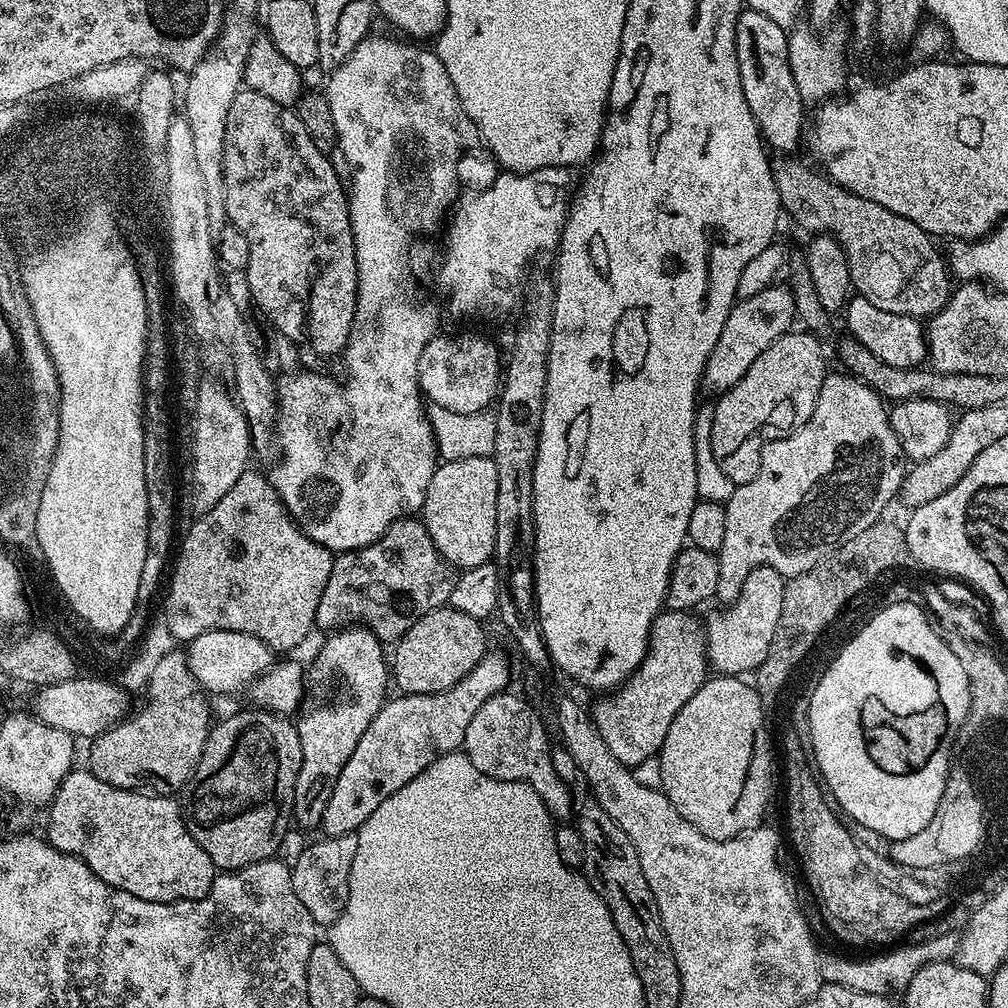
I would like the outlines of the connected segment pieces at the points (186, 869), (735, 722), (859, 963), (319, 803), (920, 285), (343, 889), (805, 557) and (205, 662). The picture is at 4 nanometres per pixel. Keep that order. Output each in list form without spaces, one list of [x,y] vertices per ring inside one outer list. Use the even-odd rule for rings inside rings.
[[[73,770],[60,783],[60,789],[56,792],[56,797],[47,809],[48,832],[46,831],[46,839],[49,844],[54,845],[58,850],[62,850],[71,856],[79,856],[83,864],[90,866],[92,873],[98,878],[102,878],[102,882],[126,890],[126,894],[134,894],[134,898],[142,898],[146,902],[162,902],[163,904],[172,904],[176,900],[201,900],[208,893],[213,882],[216,881],[218,870],[214,866],[214,862],[210,862],[210,854],[206,854],[206,850],[202,850],[202,846],[198,846],[198,842],[194,842],[190,830],[186,830],[181,805],[177,801],[175,804],[172,799],[173,797],[168,794],[153,794],[147,790],[110,786],[110,782],[102,782],[102,778],[98,778],[93,772]]]
[[[723,674],[705,680],[698,694],[674,714],[674,722],[670,722],[670,730],[666,730],[666,738],[658,753],[662,766],[660,788],[664,797],[678,814],[682,814],[682,818],[686,818],[686,822],[690,822],[690,826],[702,830],[706,838],[729,840],[752,828],[759,828],[763,821],[760,819],[770,806],[768,782],[774,778],[774,753],[769,749],[770,738],[761,724],[760,709],[764,703],[755,687],[746,681],[739,676]]]
[[[950,932],[942,934],[942,938],[930,938],[921,944],[904,943],[881,951],[884,952],[881,956],[868,956],[865,960],[851,960],[848,956],[821,955],[820,979],[824,984],[846,986],[846,990],[858,990],[862,994],[891,997],[893,994],[903,993],[908,983],[914,978],[914,974],[922,966],[939,960],[952,960],[958,947],[957,937]],[[900,946],[901,948],[896,948]]]
[[[349,626],[331,633],[327,639],[316,656],[316,676],[336,683],[336,697],[329,704],[305,707],[299,713],[300,720],[295,721],[302,742],[302,766],[294,786],[292,814],[295,823],[304,830],[320,828],[326,802],[330,802],[330,794],[334,794],[334,782],[338,782],[342,766],[350,762],[358,738],[366,734],[366,726],[374,722],[374,714],[383,706],[389,695],[388,684],[390,688],[390,664],[386,652],[384,656],[385,645],[370,629]]]
[[[780,154],[772,160],[772,177],[783,211],[789,212],[808,234],[827,234],[840,243],[850,266],[853,289],[866,302],[878,306],[878,310],[890,310],[890,314],[937,316],[950,295],[950,268],[945,257],[936,253],[933,237],[914,222],[886,210],[886,206],[878,206],[878,202],[862,198],[792,159],[796,158]]]
[[[347,832],[319,839],[313,839],[308,848],[302,850],[302,858],[291,865],[292,881],[294,894],[298,894],[298,902],[306,906],[310,918],[314,918],[317,926],[330,926],[340,917],[348,901],[350,866],[354,866],[354,854],[358,854],[358,838],[356,832]]]
[[[843,374],[844,376],[825,375],[822,382],[822,390],[818,390],[818,402],[814,406],[814,410],[810,414],[810,418],[797,428],[791,436],[782,440],[769,440],[765,443],[764,449],[760,451],[760,465],[758,466],[758,474],[749,484],[737,484],[733,487],[732,496],[724,504],[726,510],[726,539],[722,541],[722,546],[718,553],[720,565],[718,566],[718,590],[715,594],[717,601],[721,605],[727,606],[732,604],[742,590],[742,582],[746,582],[746,578],[750,574],[750,570],[754,570],[758,566],[770,566],[774,570],[778,570],[786,578],[791,578],[802,574],[806,570],[810,570],[813,564],[817,564],[819,560],[829,556],[831,552],[845,544],[850,538],[854,538],[858,534],[862,534],[862,530],[866,530],[870,526],[874,526],[881,519],[880,516],[888,508],[888,503],[892,499],[897,499],[898,493],[904,487],[904,478],[906,475],[906,457],[902,442],[899,441],[898,434],[895,433],[894,426],[891,425],[889,416],[889,405],[883,396],[878,395],[873,388],[864,384],[861,380],[857,380],[851,374]]]
[[[210,630],[206,634],[198,634],[198,638],[187,641],[186,655],[190,674],[208,694],[236,692],[242,687],[245,689],[274,663],[272,649],[260,638],[234,630]]]

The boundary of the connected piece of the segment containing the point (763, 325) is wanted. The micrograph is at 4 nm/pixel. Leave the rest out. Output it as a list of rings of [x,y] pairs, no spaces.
[[[773,286],[754,294],[754,298],[737,300],[722,326],[722,334],[718,334],[718,342],[714,342],[714,350],[710,350],[710,358],[704,367],[703,387],[715,394],[723,394],[734,387],[746,370],[754,366],[754,358],[778,337],[785,336],[796,319],[795,300],[788,286]]]

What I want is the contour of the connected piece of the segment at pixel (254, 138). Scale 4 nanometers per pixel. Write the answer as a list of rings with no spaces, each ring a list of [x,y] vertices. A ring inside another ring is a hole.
[[[251,90],[237,92],[234,102],[230,102],[230,114],[226,114],[226,138],[222,154],[224,210],[231,227],[242,230],[242,234],[246,234],[246,242],[250,242],[250,262],[246,269],[248,288],[252,291],[253,298],[260,303],[261,310],[272,319],[273,326],[285,339],[297,346],[305,344],[310,351],[317,352],[320,356],[330,356],[334,352],[343,353],[356,313],[356,247],[348,213],[348,192],[345,181],[344,184],[340,181],[335,166],[328,160],[331,160],[329,153],[318,150],[318,146],[314,146],[310,134],[306,134],[306,126],[302,126],[300,117],[291,107],[266,98],[266,94],[258,94]]]

